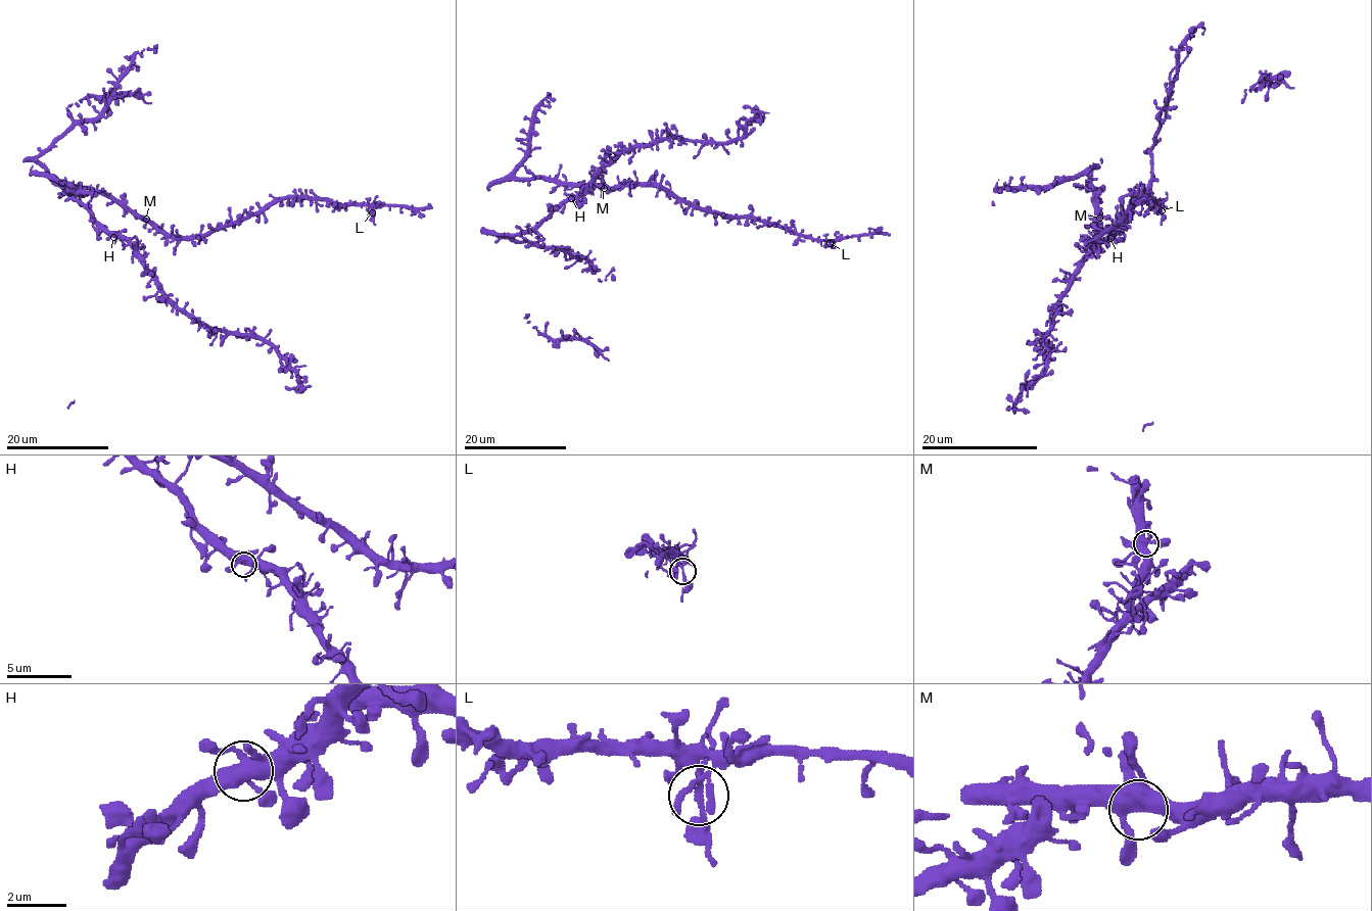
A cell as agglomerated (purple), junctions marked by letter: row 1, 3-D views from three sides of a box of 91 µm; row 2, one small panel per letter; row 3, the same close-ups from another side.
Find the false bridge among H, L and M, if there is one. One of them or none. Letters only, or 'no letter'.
L

